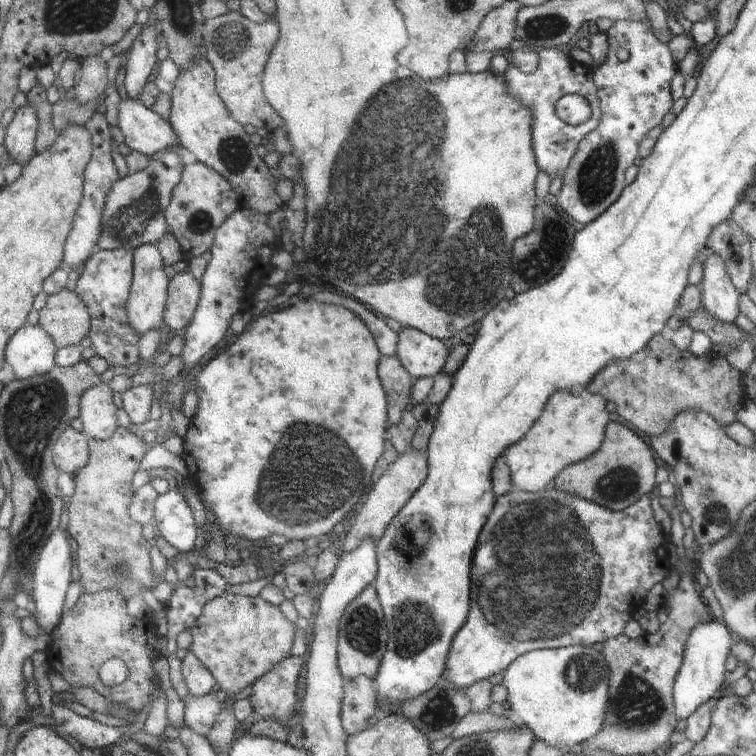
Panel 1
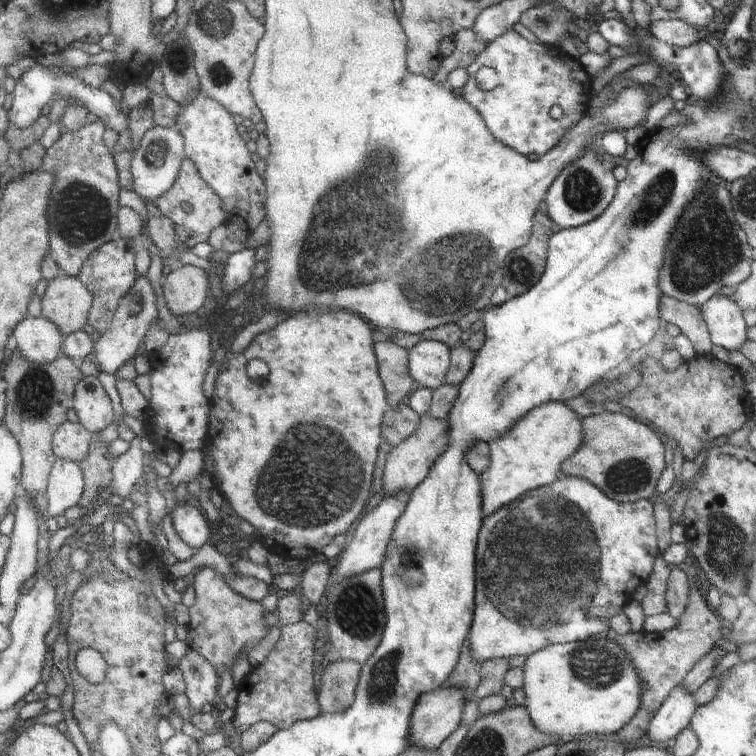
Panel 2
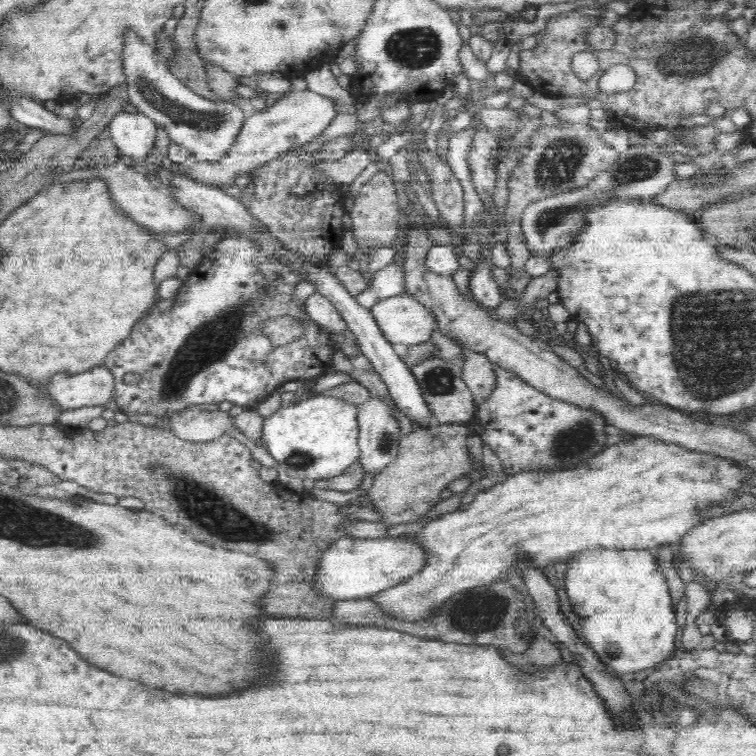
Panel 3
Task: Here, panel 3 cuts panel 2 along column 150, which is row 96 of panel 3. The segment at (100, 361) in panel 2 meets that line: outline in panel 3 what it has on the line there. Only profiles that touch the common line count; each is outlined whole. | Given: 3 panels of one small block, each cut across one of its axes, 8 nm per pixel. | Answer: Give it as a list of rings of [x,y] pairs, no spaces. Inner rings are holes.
[[[290,90],[290,94],[282,100],[278,100],[268,110],[256,111],[254,116],[250,116],[244,122],[243,128],[235,140],[231,151],[226,158],[219,163],[208,161],[198,161],[193,154],[185,162],[180,163],[178,171],[192,178],[196,182],[203,182],[218,187],[234,186],[232,183],[236,176],[247,174],[252,169],[261,168],[266,161],[279,156],[282,152],[287,152],[289,148],[300,146],[314,140],[331,124],[337,116],[335,102],[332,99],[322,96],[316,92],[306,90]]]

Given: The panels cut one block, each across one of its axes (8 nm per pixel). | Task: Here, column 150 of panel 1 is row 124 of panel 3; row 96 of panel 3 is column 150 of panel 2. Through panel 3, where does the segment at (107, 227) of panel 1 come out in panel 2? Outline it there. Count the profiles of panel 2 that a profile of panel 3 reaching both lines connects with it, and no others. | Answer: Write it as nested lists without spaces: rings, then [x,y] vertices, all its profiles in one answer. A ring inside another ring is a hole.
[[[155,125],[150,128],[138,148],[132,153],[131,172],[133,175],[134,192],[142,198],[144,203],[158,201],[158,198],[169,191],[174,180],[180,175],[181,165],[185,161],[185,140],[176,128]]]

